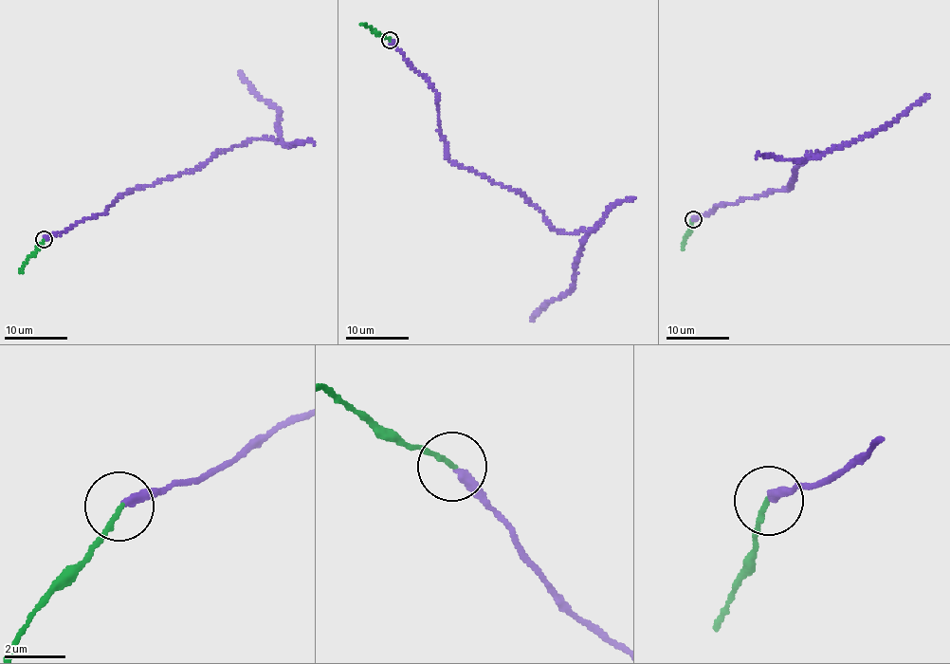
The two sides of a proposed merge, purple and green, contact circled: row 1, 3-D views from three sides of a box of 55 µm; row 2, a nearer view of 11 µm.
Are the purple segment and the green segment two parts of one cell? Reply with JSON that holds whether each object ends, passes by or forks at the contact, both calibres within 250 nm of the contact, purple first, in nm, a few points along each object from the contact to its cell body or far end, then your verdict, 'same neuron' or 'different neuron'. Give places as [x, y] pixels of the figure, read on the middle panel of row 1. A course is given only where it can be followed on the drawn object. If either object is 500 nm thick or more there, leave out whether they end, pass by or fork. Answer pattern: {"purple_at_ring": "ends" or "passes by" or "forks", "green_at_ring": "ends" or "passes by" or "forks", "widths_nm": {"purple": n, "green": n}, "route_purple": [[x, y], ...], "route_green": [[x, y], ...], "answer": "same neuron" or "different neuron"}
{"purple_at_ring": "ends", "green_at_ring": "ends", "widths_nm": {"purple": 280, "green": 150}, "route_purple": [[389, 40], [437, 94], [447, 157], [513, 189], [555, 230], [575, 234], [583, 229], [573, 285], [530, 322]], "route_green": [[389, 40], [360, 24]], "answer": "same neuron"}

